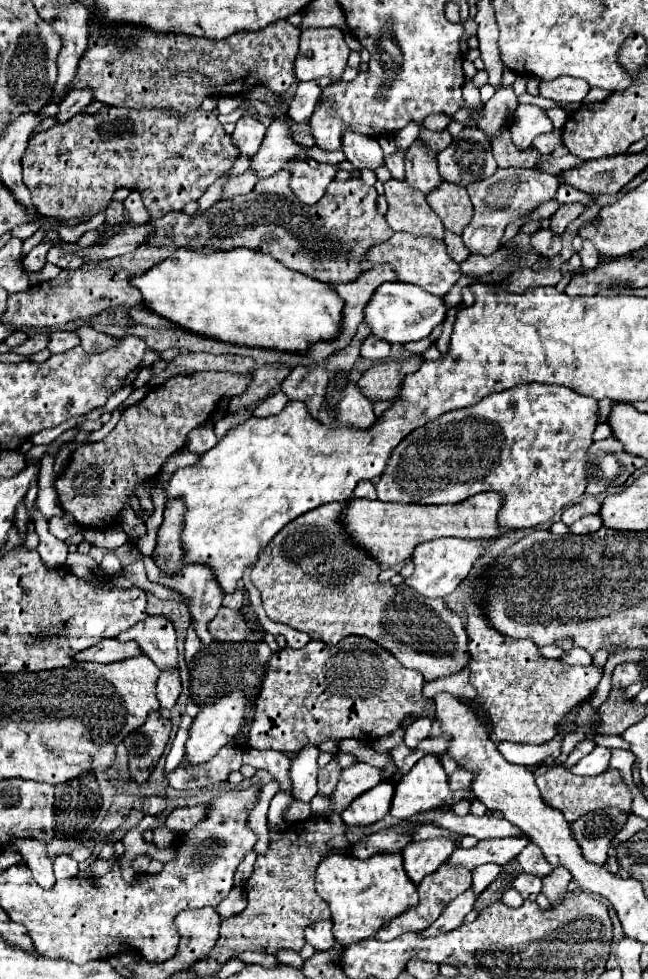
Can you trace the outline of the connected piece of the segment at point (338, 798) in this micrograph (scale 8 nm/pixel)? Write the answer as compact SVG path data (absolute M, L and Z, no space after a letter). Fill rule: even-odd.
M363 762L355 764L351 768L345 768L341 772L341 780L337 784L337 790L331 794L331 798L335 802L335 812L339 814L353 798L357 798L359 794L375 788L381 782L385 782L383 768L363 764Z

